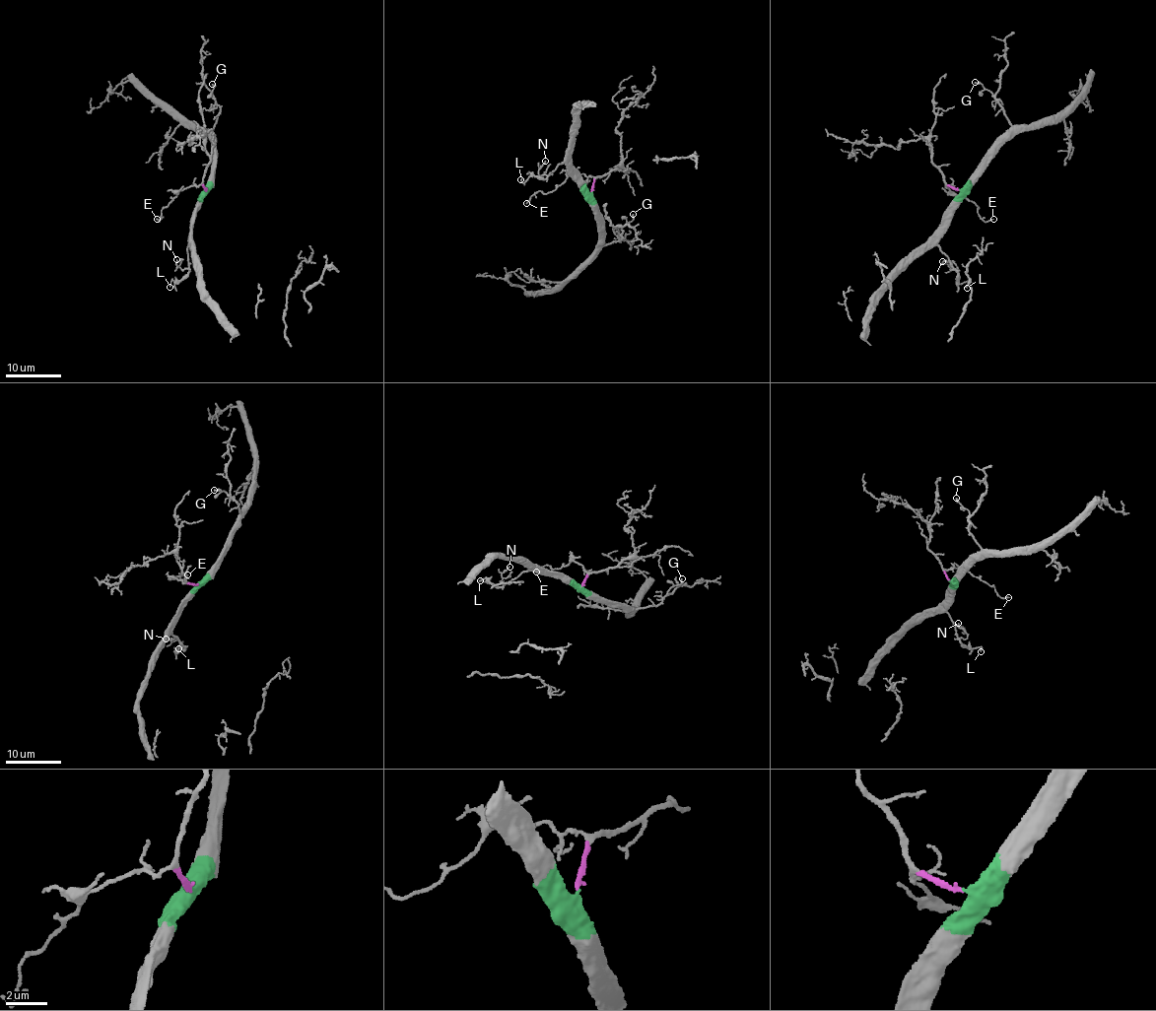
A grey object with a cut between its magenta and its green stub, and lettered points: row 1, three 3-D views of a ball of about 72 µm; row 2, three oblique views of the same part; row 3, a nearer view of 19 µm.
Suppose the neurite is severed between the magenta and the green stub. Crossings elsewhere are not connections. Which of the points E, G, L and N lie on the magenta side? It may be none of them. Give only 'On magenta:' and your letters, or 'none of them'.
On magenta: E

